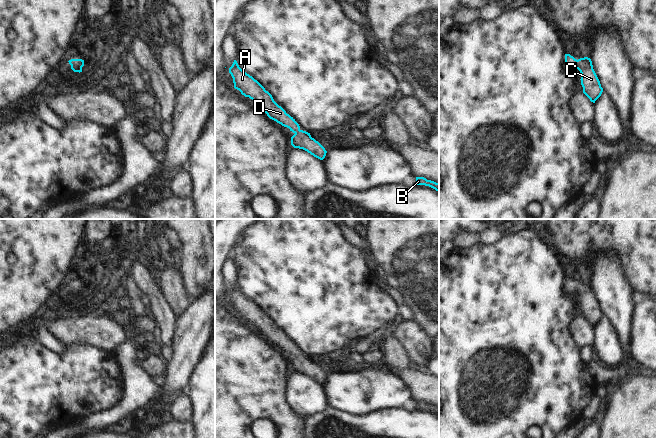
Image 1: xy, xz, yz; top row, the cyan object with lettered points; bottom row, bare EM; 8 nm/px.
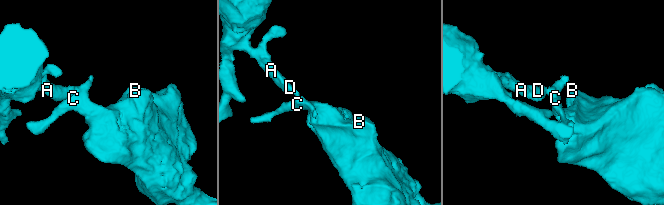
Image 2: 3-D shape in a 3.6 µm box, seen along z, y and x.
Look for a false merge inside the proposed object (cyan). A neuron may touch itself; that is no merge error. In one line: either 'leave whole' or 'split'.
leave whole

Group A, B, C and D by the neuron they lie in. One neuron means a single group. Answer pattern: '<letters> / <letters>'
A B C D

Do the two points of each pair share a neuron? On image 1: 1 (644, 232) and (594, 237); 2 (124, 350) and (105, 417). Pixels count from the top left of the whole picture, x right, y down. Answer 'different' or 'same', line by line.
1: same
2: same

